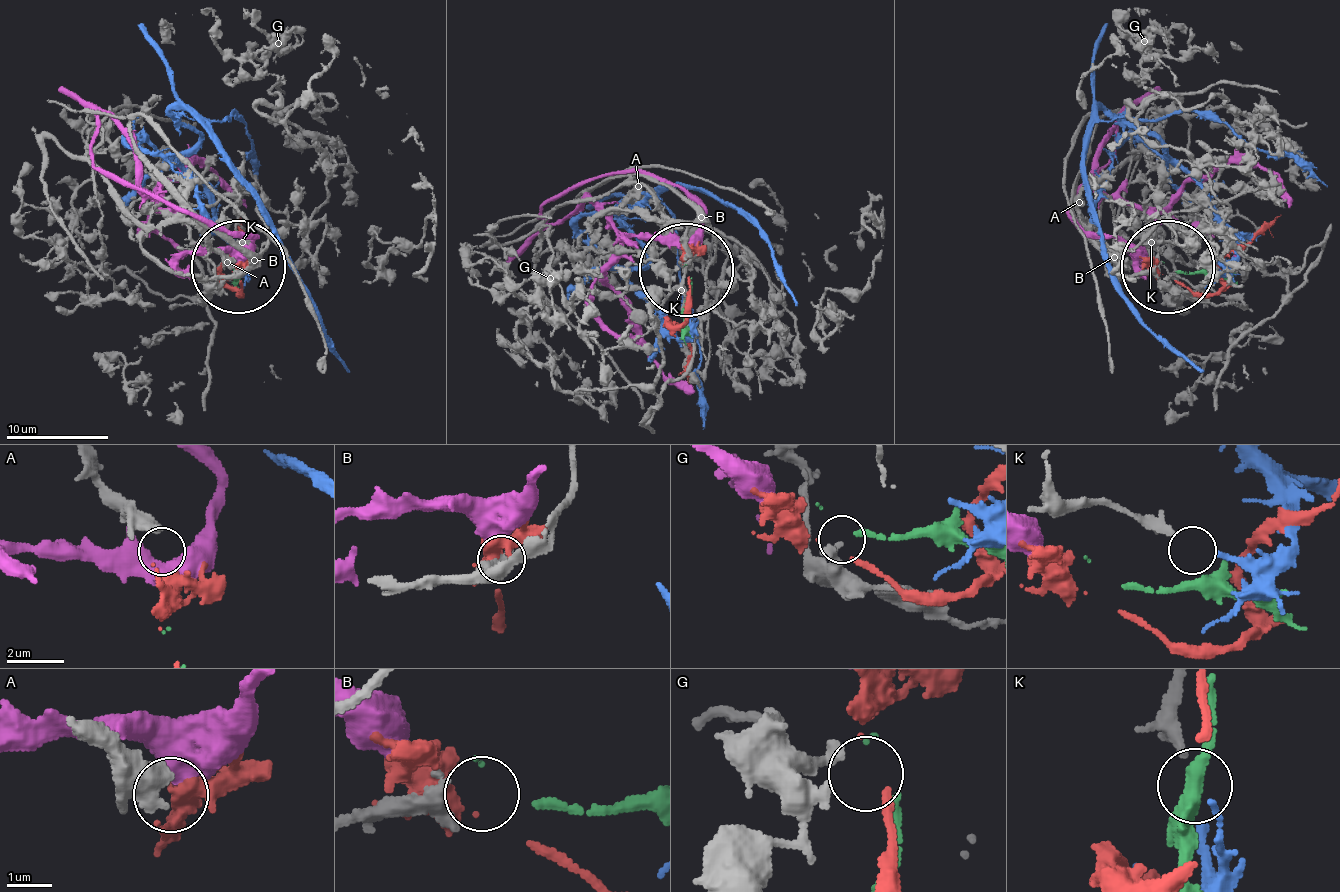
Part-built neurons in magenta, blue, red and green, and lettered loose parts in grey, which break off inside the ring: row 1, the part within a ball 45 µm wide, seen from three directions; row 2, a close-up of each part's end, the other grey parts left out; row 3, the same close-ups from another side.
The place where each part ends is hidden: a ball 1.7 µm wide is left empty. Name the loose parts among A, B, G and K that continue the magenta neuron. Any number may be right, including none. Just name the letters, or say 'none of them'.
none of them

